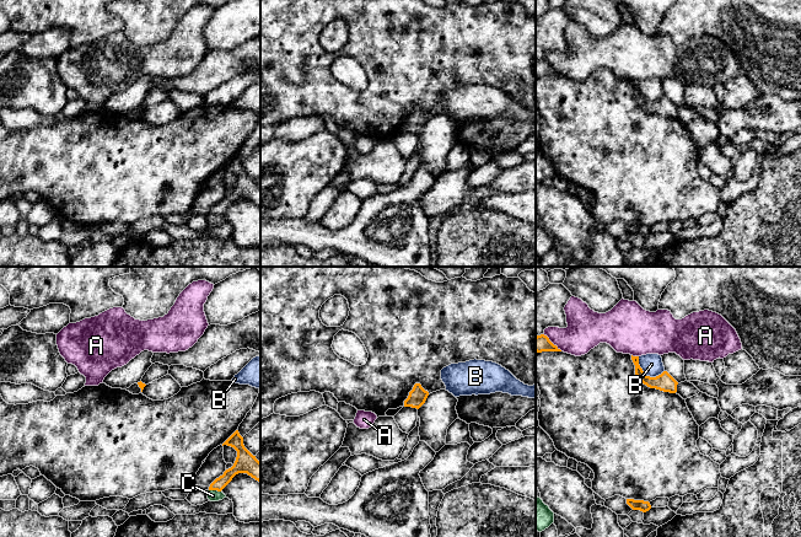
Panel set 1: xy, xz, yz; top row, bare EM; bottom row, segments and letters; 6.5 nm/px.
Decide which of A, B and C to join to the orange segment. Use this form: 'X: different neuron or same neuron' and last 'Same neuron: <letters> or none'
A: different neuron
B: different neuron
C: different neuron
Same neuron: none

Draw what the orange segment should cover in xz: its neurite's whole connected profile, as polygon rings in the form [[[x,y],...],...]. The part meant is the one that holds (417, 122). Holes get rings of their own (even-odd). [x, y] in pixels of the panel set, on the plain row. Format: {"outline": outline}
{"outline": [[[415,108],[408,123],[404,125],[404,131],[419,134],[425,128],[428,120],[429,117],[425,116],[420,108]]]}

